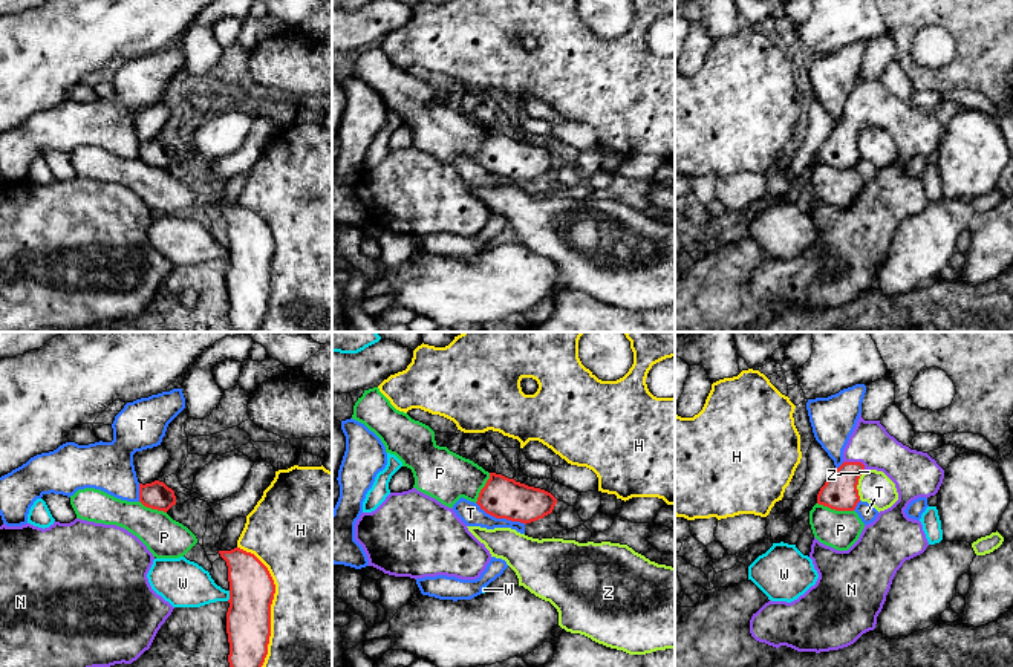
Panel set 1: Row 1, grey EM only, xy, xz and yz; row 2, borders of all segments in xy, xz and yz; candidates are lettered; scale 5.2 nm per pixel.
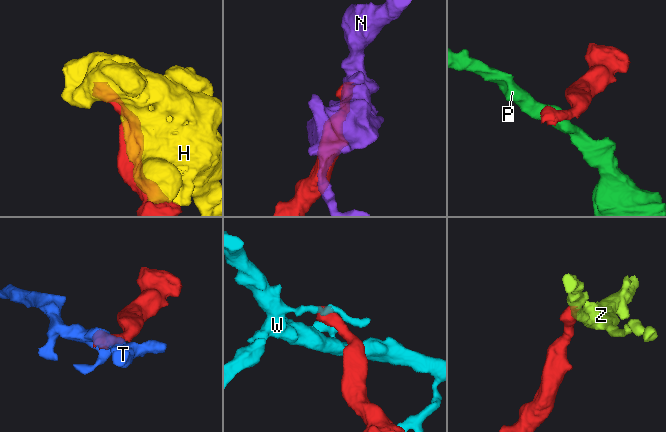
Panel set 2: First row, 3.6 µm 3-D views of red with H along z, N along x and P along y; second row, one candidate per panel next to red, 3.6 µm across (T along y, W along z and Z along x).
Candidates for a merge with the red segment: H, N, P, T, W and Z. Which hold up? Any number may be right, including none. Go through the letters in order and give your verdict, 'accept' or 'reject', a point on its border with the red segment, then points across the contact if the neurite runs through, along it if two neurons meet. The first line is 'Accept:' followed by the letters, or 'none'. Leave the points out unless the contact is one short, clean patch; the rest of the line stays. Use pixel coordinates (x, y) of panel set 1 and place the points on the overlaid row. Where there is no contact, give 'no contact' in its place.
Accept: N
H: reject | xy (271, 603)
N: accept | yz (856, 462) | across yz (839, 493), (842, 482), (856, 462), (871, 444)
P: reject | yz (836, 510)
T: reject | xz (501, 517)
W: reject | xy (230, 595) | along xy (230, 591), (227, 600)
Z: reject | yz (857, 484)

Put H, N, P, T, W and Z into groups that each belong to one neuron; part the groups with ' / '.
H / N / P / T / W / Z

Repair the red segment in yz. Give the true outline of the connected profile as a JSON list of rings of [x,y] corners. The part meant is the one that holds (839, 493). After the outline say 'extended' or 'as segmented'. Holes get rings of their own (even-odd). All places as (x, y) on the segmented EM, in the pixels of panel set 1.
[[[860,415],[843,450],[843,464],[820,488],[817,503],[835,511],[854,511],[860,502],[858,479],[866,470],[883,471],[895,483],[898,500],[880,511],[872,523],[865,525],[858,540],[848,551],[837,551],[814,537],[809,558],[819,574],[816,584],[791,603],[770,600],[753,613],[750,633],[756,641],[776,649],[787,646],[797,652],[816,653],[854,644],[863,633],[875,629],[897,571],[929,546],[921,522],[909,519],[904,509],[918,497],[935,496],[943,483],[944,470],[927,453],[898,442],[880,421],[865,421]]]; extended

